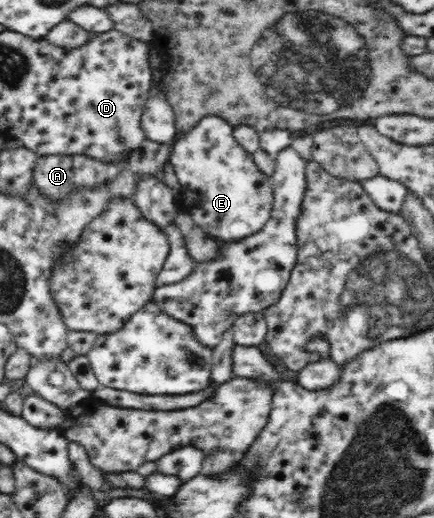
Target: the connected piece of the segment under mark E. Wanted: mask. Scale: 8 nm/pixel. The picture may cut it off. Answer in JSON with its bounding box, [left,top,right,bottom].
[169,115,274,242]

